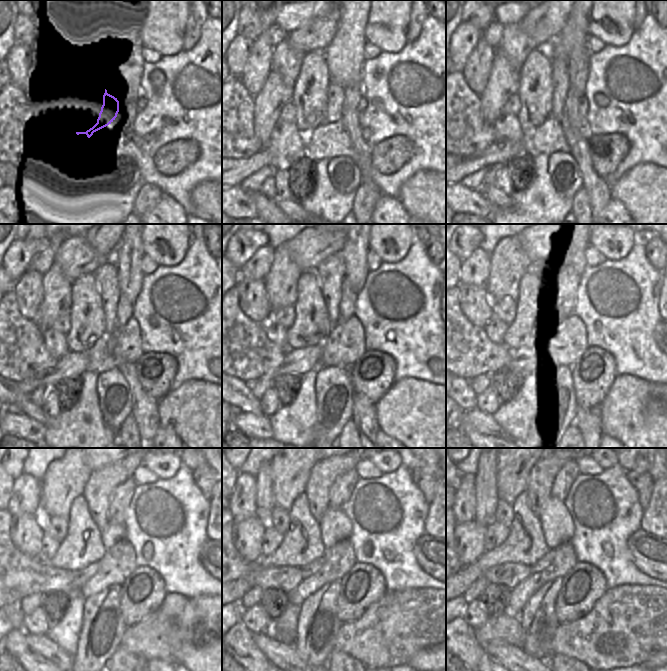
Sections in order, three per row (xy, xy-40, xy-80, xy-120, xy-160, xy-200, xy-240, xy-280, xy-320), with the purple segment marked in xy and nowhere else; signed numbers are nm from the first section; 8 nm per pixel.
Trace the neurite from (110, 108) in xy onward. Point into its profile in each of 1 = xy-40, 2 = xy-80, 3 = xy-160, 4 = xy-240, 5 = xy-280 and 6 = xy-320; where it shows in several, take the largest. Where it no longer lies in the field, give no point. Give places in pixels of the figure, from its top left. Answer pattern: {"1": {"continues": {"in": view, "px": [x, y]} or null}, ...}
{"1": {"continues": {"in": "xy-40", "px": [336, 94]}}, "2": {"continues": {"in": "xy-80", "px": [559, 69]}}, "3": {"continues": {"in": "xy-160", "px": [331, 272]}}, "4": {"continues": {"in": "xy-240", "px": [101, 483]}}, "5": {"continues": {"in": "xy-280", "px": [324, 472]}}, "6": {"continues": {"in": "xy-320", "px": [541, 477]}}}

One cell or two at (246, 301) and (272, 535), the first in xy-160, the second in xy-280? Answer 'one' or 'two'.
two

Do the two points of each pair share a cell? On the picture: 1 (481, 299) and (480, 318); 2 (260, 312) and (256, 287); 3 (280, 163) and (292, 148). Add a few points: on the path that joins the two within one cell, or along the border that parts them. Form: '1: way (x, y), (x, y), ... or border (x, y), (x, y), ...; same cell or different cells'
1: way (480, 304), (480, 313); same cell
2: way (257, 306), (256, 293); same cell
3: way (282, 159), (288, 152); same cell

